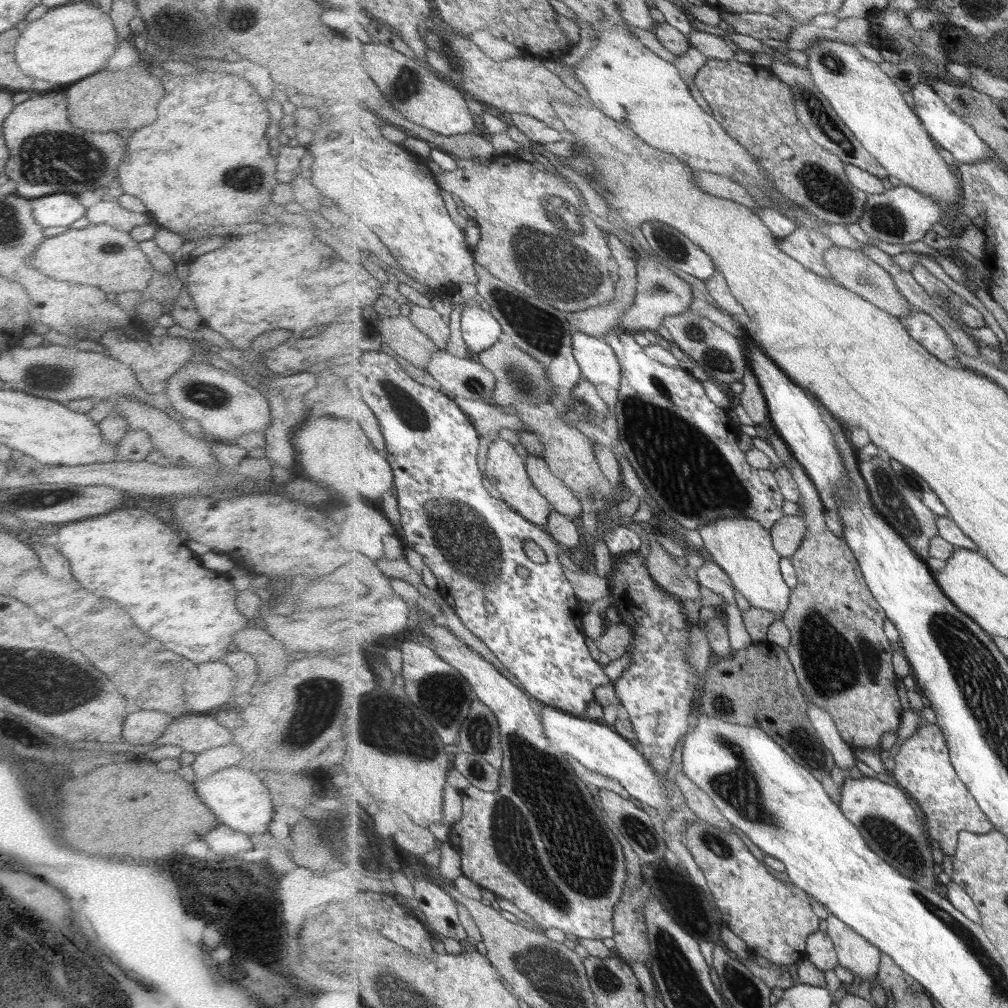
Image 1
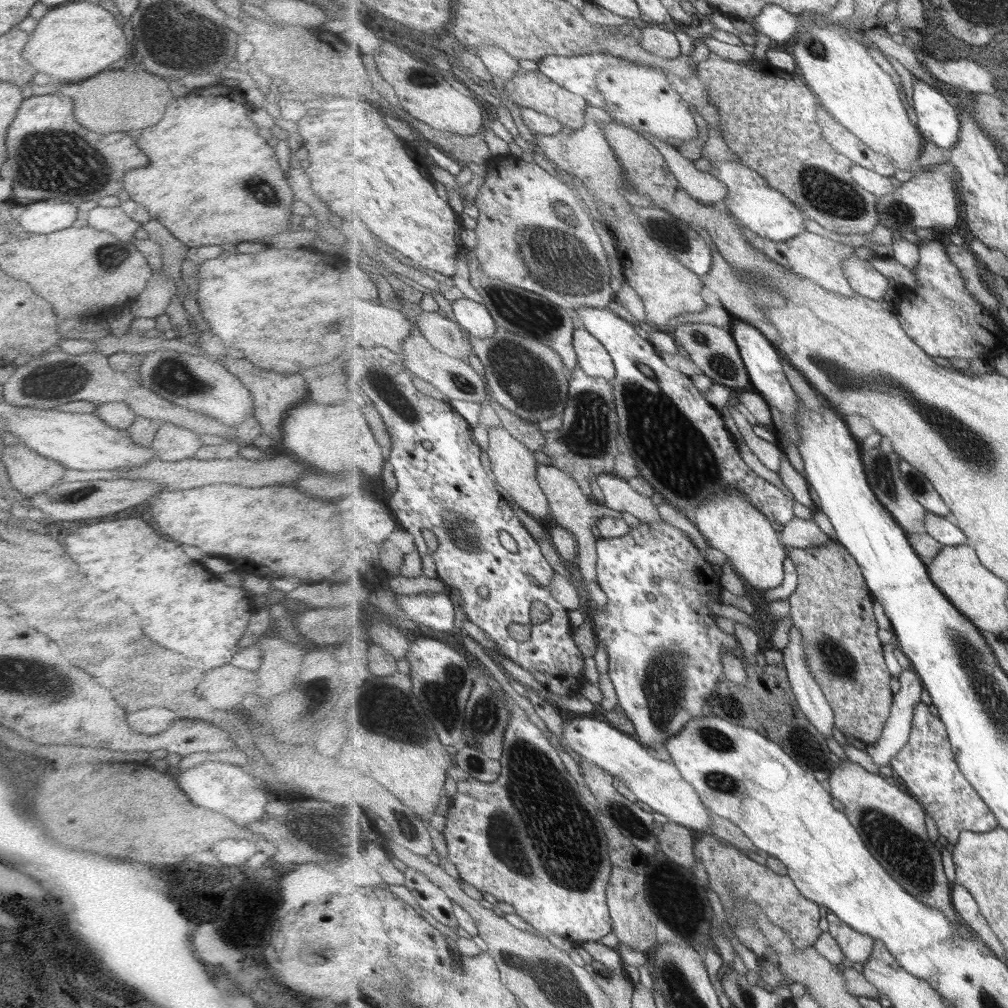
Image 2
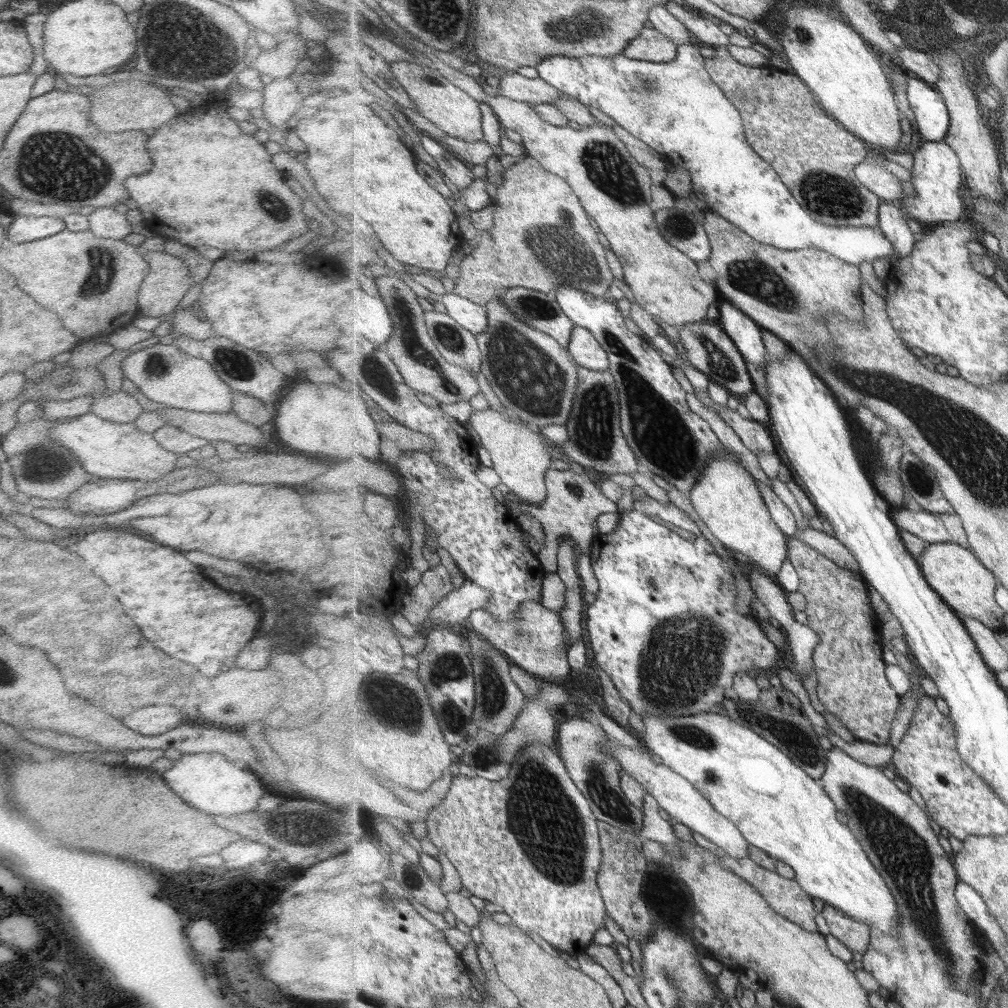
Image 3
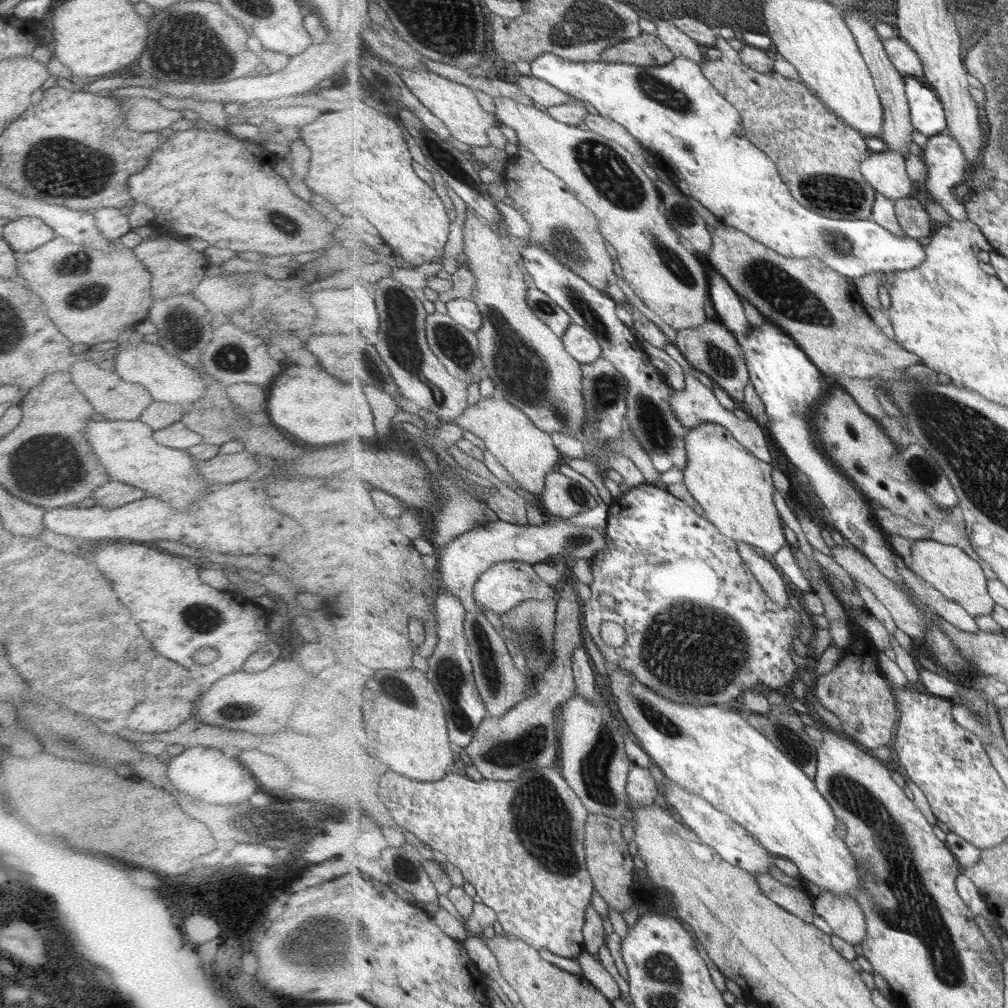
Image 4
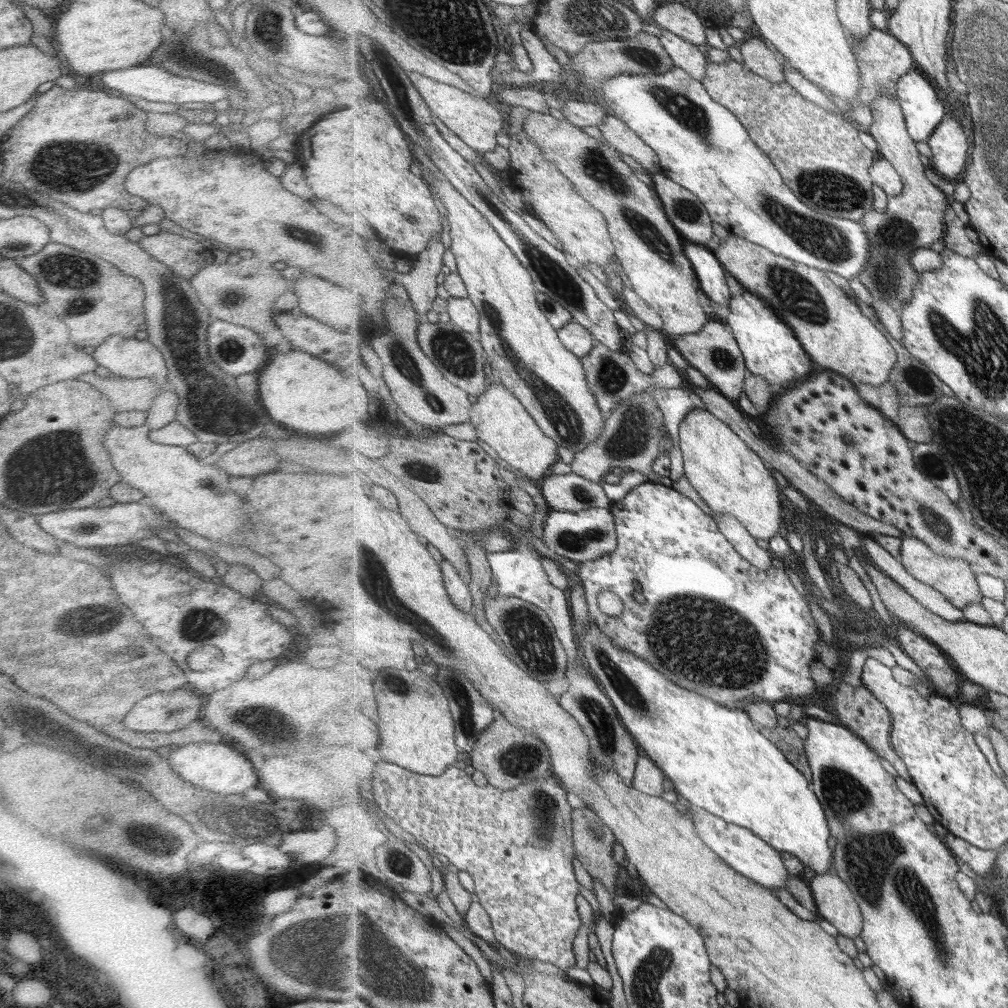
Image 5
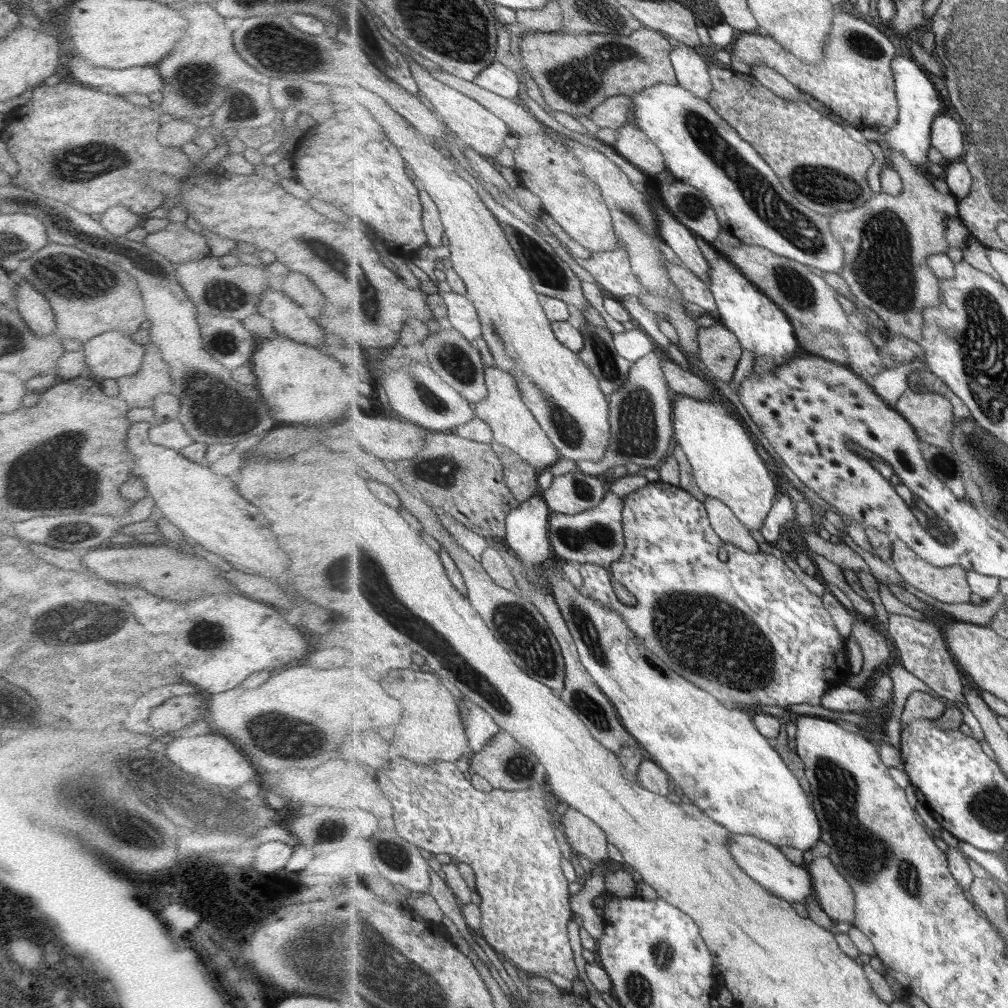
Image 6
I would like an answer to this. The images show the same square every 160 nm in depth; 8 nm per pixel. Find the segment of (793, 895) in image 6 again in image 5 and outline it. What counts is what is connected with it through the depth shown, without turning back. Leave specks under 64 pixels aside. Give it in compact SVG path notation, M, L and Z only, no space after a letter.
M695 807L694 819L700 837L717 853L725 862L728 862L736 872L746 878L751 878L759 884L772 890L788 888L791 872L785 866L782 852L773 848L772 844L763 840L756 833L738 824L729 824L719 816L707 812L704 808Z

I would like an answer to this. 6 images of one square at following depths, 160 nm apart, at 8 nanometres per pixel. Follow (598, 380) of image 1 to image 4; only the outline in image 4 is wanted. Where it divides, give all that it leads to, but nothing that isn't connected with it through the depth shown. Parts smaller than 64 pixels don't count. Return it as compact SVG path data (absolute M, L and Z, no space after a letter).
M571 323L567 332L561 336L565 350L572 354L581 364L595 363L603 356L602 346L597 337L588 328Z

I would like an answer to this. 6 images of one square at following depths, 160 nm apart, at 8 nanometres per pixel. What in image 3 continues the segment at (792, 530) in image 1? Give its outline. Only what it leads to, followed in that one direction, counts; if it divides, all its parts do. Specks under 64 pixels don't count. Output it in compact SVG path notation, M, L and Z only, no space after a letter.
M806 526L802 531L798 531L795 538L807 543L829 560L836 561L841 567L852 569L853 572L863 575L862 566L856 556L836 536L831 537L812 526Z

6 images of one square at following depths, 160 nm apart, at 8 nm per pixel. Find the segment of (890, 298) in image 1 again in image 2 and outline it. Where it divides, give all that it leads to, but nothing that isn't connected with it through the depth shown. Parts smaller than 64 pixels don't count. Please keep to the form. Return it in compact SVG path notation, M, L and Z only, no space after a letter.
M854 254L844 262L843 268L858 295L873 300L881 300L883 296L887 296L890 278L877 270L870 261Z

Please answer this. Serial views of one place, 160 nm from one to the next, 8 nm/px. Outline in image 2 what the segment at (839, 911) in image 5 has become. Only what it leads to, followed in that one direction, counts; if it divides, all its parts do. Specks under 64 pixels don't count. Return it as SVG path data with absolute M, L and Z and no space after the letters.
M828 912L826 918L830 922L830 933L842 946L847 959L860 967L872 958L876 942L872 936L857 932L834 912Z

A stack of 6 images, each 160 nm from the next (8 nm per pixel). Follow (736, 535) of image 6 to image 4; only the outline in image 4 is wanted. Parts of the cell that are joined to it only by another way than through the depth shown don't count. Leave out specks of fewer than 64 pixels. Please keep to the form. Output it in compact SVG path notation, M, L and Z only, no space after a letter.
M738 542L740 555L752 569L757 581L763 586L765 592L779 604L781 608L787 608L791 604L789 593L787 593L786 577L778 570L777 566L767 556L759 556L752 544Z

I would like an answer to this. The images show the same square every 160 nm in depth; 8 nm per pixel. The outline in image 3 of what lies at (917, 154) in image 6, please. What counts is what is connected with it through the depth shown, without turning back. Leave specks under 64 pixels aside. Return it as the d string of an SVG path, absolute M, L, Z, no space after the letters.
M909 78L907 94L923 142L943 142L952 123L945 97L927 81Z

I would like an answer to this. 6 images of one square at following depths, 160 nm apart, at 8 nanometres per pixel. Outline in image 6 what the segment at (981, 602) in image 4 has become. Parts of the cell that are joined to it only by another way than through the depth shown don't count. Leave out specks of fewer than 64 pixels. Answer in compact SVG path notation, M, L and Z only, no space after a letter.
M894 538L892 543L893 565L903 576L905 582L941 603L961 604L970 602L973 592L969 585L968 573L962 566L939 568L937 565L929 564L927 560L923 560L912 548L909 548L905 541Z

